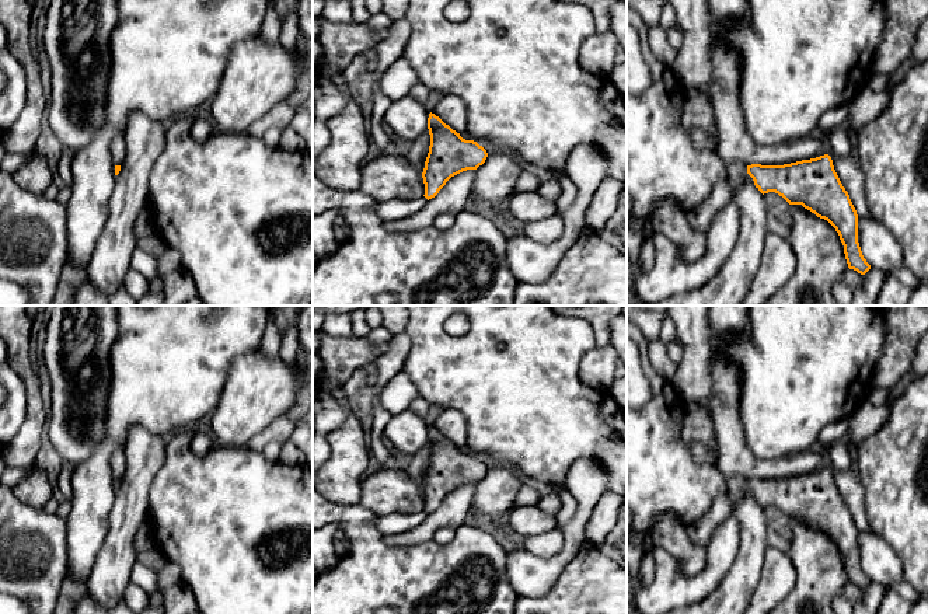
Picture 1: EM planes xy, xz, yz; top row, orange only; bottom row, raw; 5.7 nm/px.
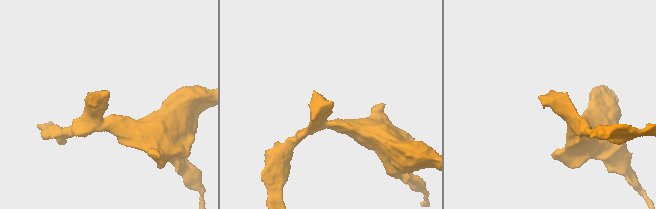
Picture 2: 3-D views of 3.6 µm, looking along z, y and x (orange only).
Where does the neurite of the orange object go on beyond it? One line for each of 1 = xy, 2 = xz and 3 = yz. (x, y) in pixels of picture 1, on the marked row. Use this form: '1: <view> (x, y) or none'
1: none
2: none
3: none

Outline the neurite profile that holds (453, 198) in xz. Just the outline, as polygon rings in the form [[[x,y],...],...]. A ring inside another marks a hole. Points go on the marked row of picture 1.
[[[467,170],[451,177],[421,212],[401,221],[383,221],[384,228],[388,231],[422,230],[433,226],[435,219],[443,213],[458,214],[468,207],[474,178],[475,170]]]

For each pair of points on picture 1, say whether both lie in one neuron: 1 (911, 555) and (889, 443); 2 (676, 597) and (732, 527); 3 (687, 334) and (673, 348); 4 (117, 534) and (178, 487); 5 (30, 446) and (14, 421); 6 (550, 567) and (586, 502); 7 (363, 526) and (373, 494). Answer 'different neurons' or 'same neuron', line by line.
1: same neuron
2: same neuron
3: different neurons
4: different neurons
5: different neurons
6: same neuron
7: different neurons

